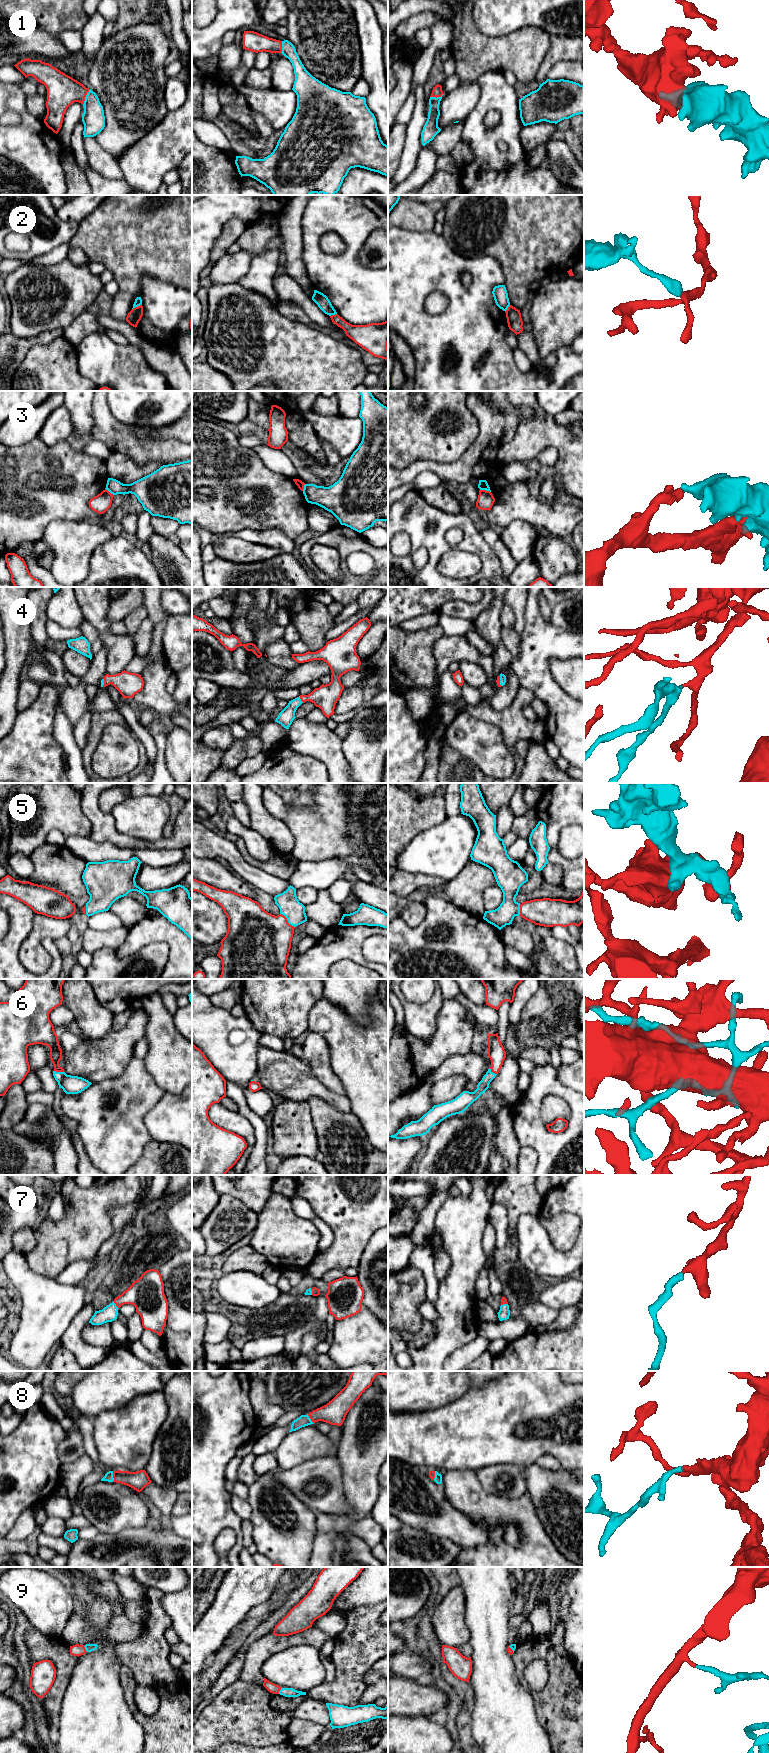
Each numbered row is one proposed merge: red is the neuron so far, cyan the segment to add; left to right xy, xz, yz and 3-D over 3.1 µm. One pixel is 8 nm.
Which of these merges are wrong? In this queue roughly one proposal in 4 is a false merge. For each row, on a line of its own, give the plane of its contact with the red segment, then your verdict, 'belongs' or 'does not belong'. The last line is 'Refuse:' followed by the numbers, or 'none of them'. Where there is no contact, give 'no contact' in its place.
1: meets red in xy; belongs
2: meets red in xy; does not belong
3: meets red in yz; does not belong
4: meets red in xz; belongs
5: meets red in xz; belongs
6: meets red in xy; belongs
7: meets red in xy; belongs
8: meets red in xy; belongs
9: meets red in xy; belongs
Refuse: 2, 3

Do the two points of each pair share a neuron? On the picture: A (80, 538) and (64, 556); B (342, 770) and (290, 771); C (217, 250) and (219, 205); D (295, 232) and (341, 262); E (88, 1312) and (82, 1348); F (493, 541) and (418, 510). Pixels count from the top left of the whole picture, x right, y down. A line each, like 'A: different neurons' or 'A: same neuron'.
A: same neuron
B: different neurons
C: different neurons
D: different neurons
E: same neuron
F: different neurons

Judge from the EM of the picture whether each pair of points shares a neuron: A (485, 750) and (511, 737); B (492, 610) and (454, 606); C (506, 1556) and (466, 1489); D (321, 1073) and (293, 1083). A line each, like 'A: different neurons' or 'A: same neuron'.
A: different neurons
B: different neurons
C: same neuron
D: different neurons

